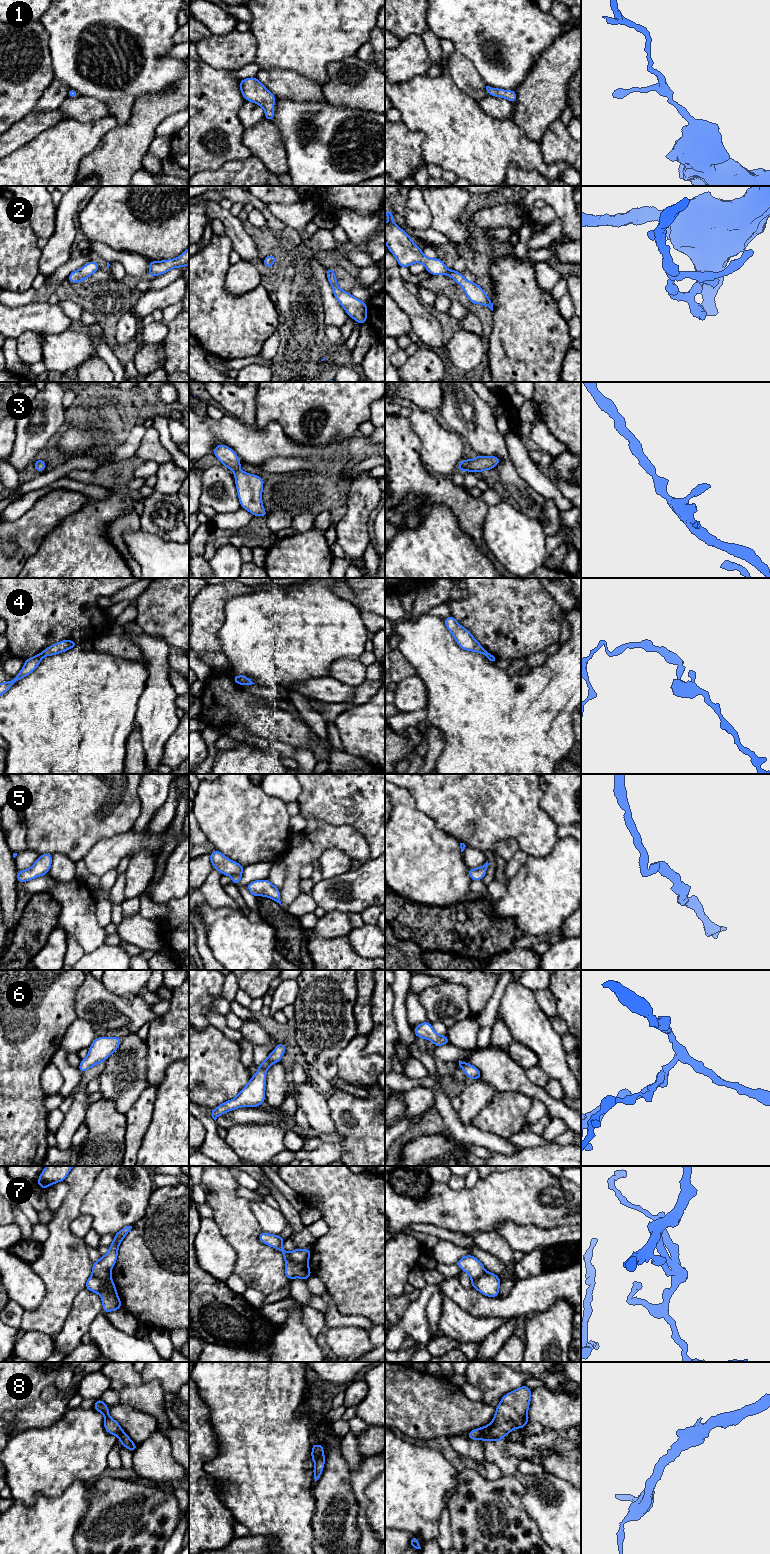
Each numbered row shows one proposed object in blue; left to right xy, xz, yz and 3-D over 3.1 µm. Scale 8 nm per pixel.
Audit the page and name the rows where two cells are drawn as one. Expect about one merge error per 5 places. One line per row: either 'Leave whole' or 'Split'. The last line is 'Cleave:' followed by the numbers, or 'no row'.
1: Leave whole
2: Leave whole
3: Leave whole
4: Split
5: Leave whole
6: Leave whole
7: Split
8: Leave whole
Cleave: 4, 7

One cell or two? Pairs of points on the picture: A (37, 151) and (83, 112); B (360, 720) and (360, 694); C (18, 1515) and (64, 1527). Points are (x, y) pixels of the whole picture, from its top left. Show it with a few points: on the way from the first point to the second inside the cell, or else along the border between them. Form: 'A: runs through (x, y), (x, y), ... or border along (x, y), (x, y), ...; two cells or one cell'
A: border along (68, 117), (80, 121), (96, 121), (99, 119); two cells
B: border along (374, 694), (368, 700), (355, 705); two cells
C: runs through (29, 1522), (34, 1527), (53, 1527); one cell

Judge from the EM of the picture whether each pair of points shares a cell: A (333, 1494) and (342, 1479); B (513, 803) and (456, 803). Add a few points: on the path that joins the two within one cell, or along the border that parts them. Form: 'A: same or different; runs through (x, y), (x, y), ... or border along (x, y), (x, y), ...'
A: same; runs through (333, 1490), (338, 1483)
B: same; runs through (499, 803), (470, 803)

